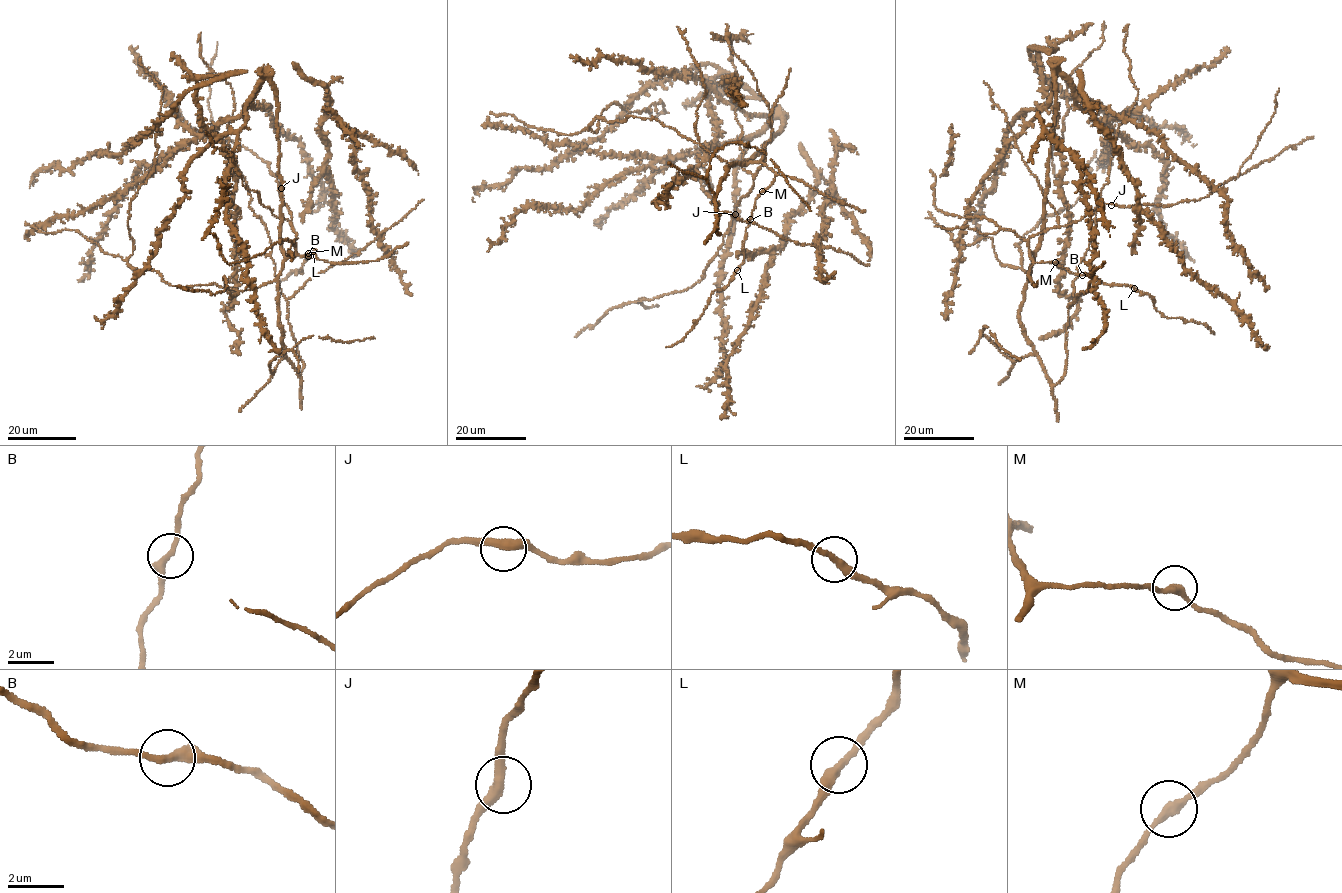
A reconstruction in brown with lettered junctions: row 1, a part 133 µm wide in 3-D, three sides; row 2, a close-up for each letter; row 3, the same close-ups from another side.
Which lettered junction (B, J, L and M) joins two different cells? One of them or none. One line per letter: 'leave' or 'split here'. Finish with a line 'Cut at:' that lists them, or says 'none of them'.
B: leave
J: leave
L: leave
M: leave
Cut at: none of them

